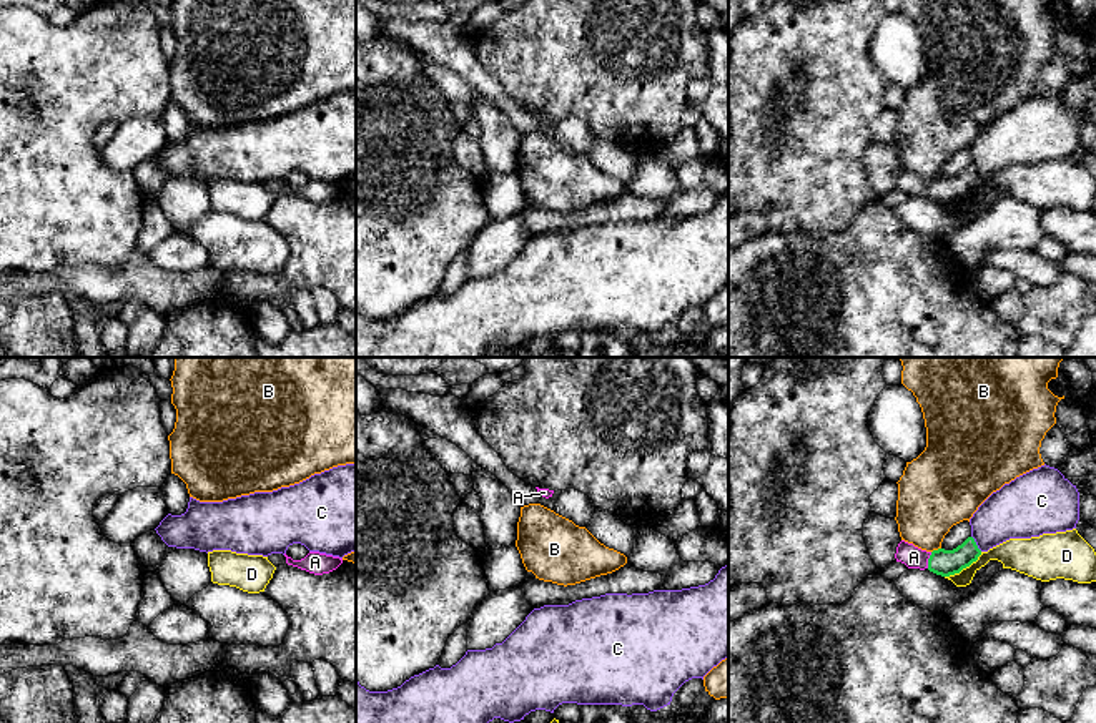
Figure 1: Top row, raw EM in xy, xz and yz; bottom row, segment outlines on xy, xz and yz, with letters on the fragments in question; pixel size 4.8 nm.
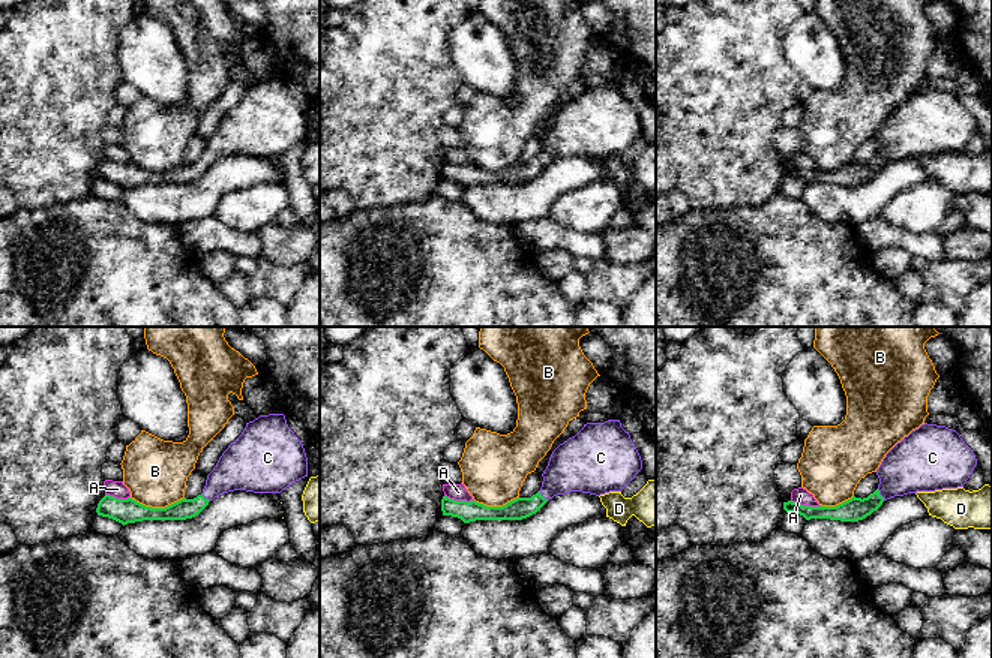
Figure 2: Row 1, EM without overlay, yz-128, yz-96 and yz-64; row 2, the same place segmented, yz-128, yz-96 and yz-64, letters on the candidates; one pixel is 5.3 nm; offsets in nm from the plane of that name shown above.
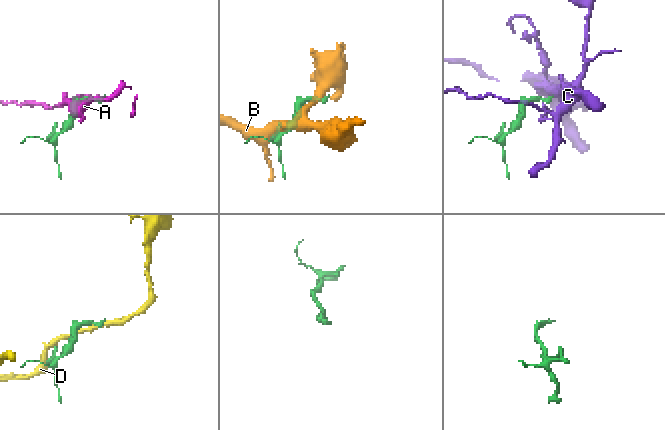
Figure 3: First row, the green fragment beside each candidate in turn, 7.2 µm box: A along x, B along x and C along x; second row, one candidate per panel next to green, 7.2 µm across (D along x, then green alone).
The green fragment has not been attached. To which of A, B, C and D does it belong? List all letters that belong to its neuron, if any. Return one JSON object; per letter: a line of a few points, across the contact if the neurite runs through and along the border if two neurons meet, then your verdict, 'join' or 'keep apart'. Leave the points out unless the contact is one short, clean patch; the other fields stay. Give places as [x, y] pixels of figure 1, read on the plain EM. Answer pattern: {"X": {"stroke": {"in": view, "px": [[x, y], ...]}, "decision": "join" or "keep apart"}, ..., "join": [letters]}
{"A": {"decision": "keep apart"}, "B": {"decision": "keep apart"}, "C": {"stroke": {"in": "yz", "px": [[942, 190], [953, 190], [975, 172], [1005, 142], [1015, 138]]}, "decision": "join"}, "D": {"decision": "keep apart"}, "join": ["C"]}

